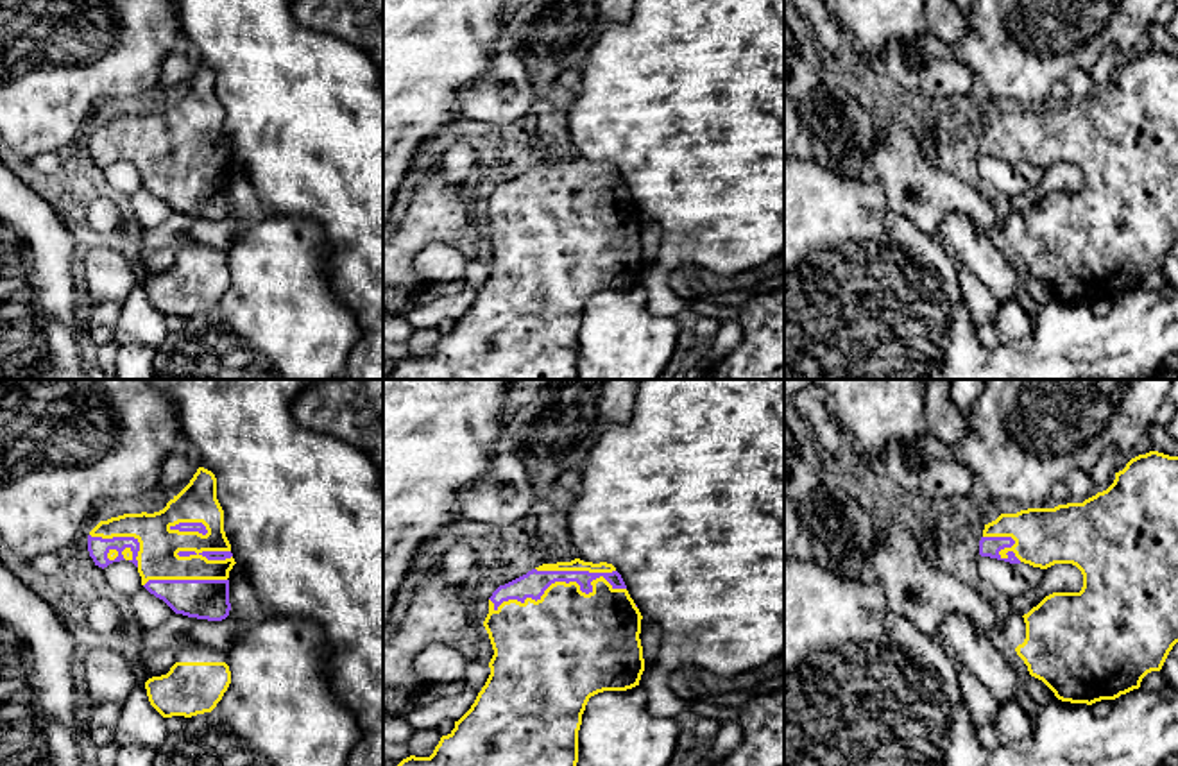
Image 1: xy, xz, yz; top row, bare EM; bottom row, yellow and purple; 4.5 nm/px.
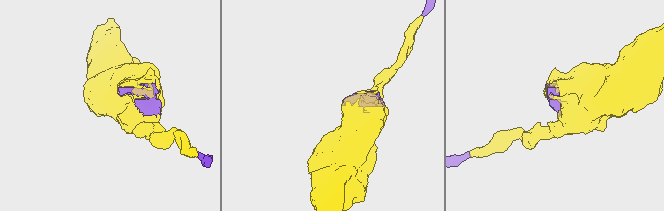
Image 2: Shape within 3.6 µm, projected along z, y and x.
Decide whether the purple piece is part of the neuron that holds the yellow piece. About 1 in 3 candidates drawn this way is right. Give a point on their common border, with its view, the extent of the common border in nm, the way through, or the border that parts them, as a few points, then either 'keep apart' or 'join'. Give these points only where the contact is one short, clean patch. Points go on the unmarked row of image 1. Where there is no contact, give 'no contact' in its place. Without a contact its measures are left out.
meets yellow in xz at (561, 181); contact 600 nm long; join

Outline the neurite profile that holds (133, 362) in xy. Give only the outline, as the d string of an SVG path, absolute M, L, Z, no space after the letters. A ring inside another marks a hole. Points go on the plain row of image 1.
M124 344L116 358L115 379L152 379L154 349Z

